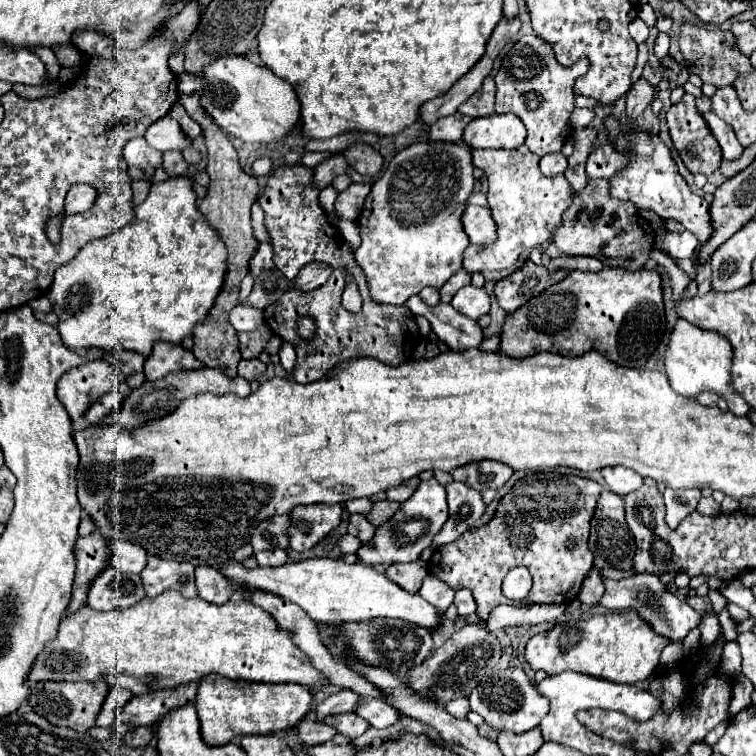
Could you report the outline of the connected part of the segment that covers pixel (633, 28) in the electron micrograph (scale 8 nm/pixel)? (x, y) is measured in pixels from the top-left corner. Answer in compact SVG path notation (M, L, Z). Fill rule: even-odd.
M640 18L632 20L632 24L630 24L630 36L632 36L638 44L644 42L644 40L648 38L648 26L646 26Z

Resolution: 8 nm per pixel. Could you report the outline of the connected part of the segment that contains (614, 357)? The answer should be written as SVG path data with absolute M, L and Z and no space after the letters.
M608 266L596 274L574 270L564 280L546 288L542 294L506 316L498 352L510 358L524 358L544 350L564 356L580 356L588 350L596 350L618 366L644 368L646 360L662 340L664 326L662 280L656 270L640 268L622 272L620 268Z

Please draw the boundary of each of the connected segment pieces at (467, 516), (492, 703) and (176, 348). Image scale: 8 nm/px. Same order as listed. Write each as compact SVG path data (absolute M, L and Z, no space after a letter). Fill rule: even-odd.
M450 482L446 486L446 492L448 492L450 518L444 524L444 528L434 536L432 548L454 542L486 512L482 492L476 492L474 488L470 488L462 482Z
M506 668L492 674L492 678L484 684L478 684L470 698L470 708L484 718L484 722L494 730L510 730L522 734L540 724L540 720L548 712L548 698L540 696L536 688L530 684L522 668Z
M154 342L154 350L146 358L144 372L146 380L158 380L176 370L196 370L202 366L204 364L200 364L200 360L196 360L196 356L182 344Z

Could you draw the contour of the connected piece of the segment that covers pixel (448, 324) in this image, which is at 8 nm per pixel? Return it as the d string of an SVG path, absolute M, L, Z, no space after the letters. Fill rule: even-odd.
M418 294L410 296L408 302L404 304L412 314L424 316L432 324L432 332L448 344L452 350L468 350L468 348L478 348L482 342L482 328L474 322L468 320L466 316L460 316L450 304L438 302L436 306L428 306L422 302Z

